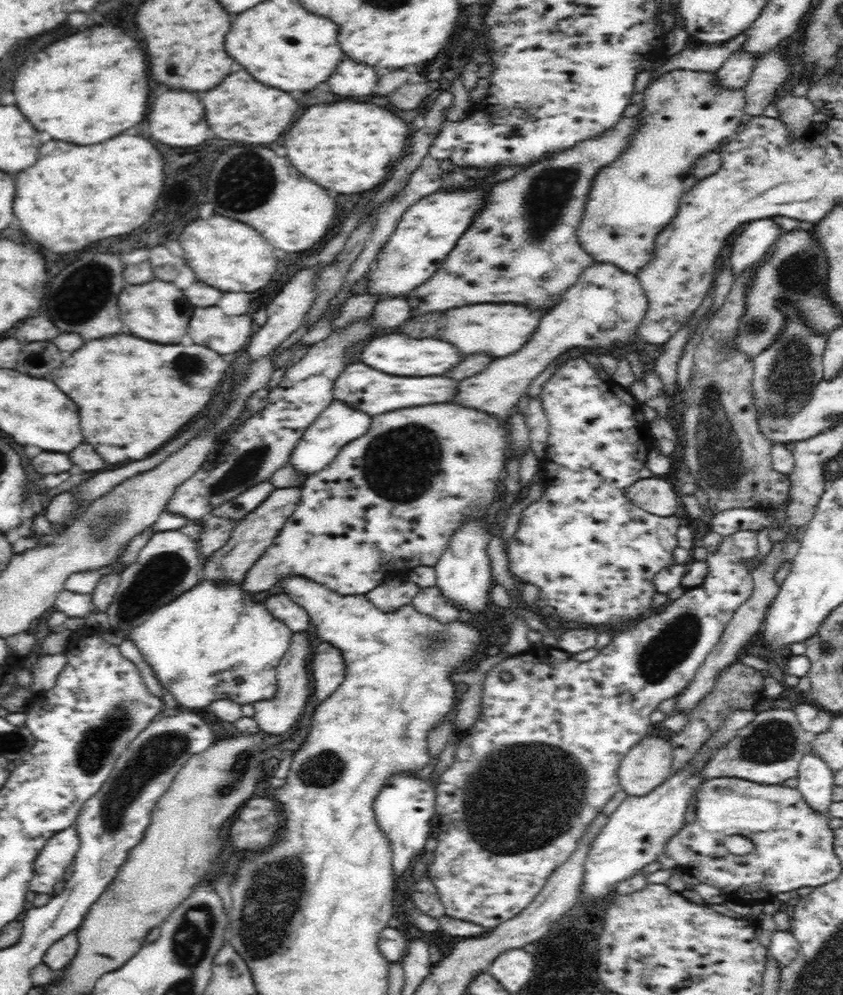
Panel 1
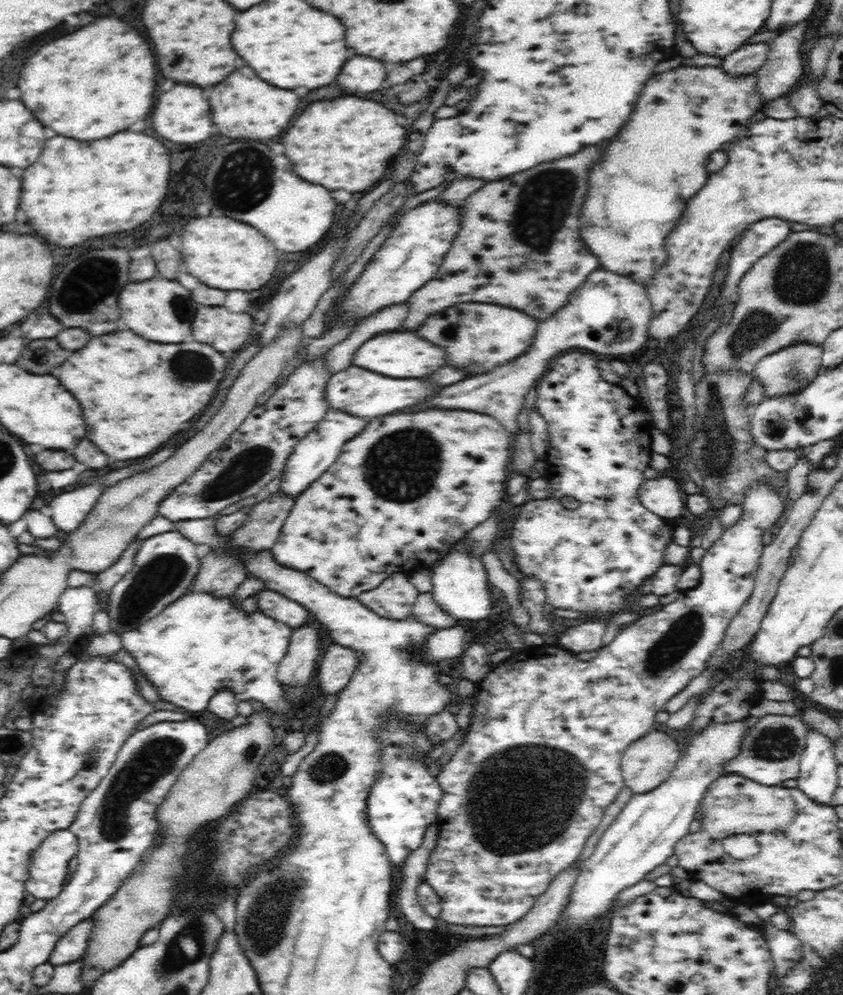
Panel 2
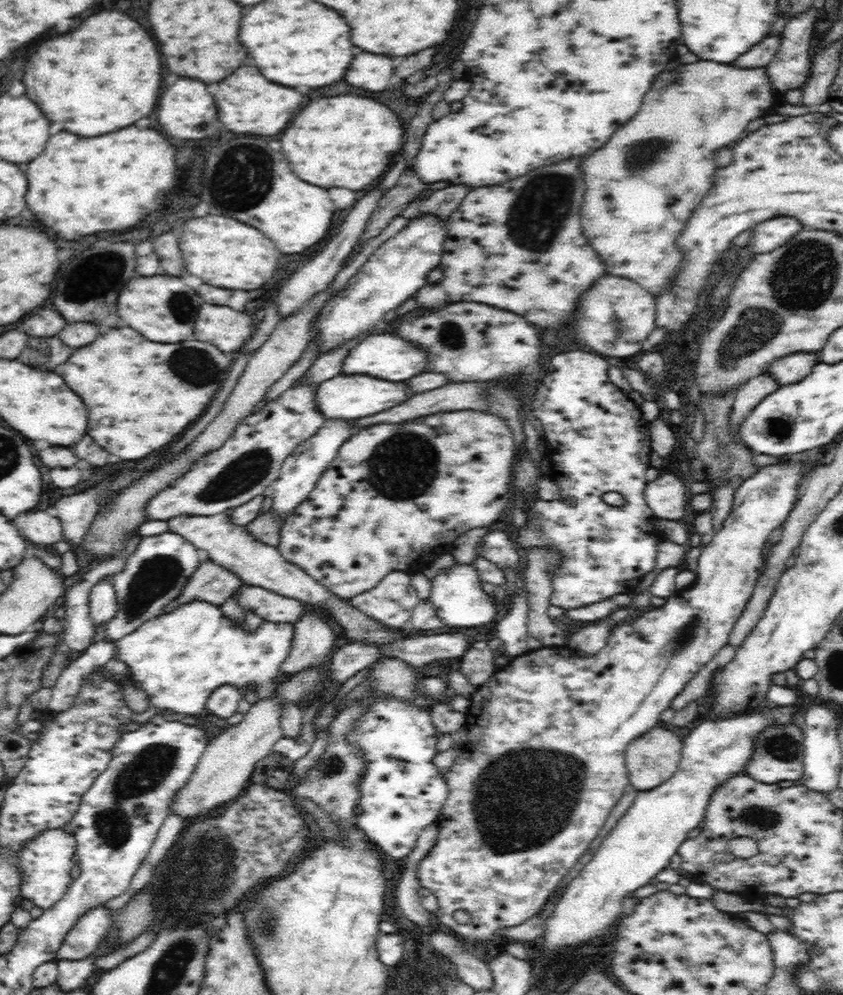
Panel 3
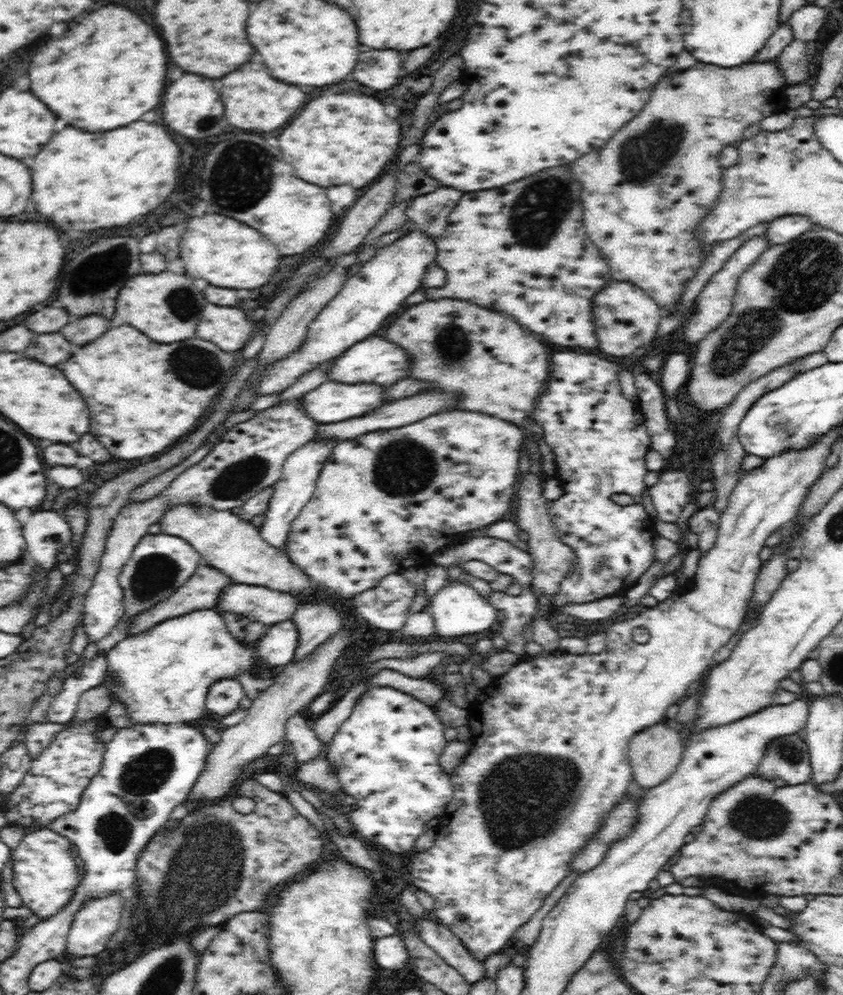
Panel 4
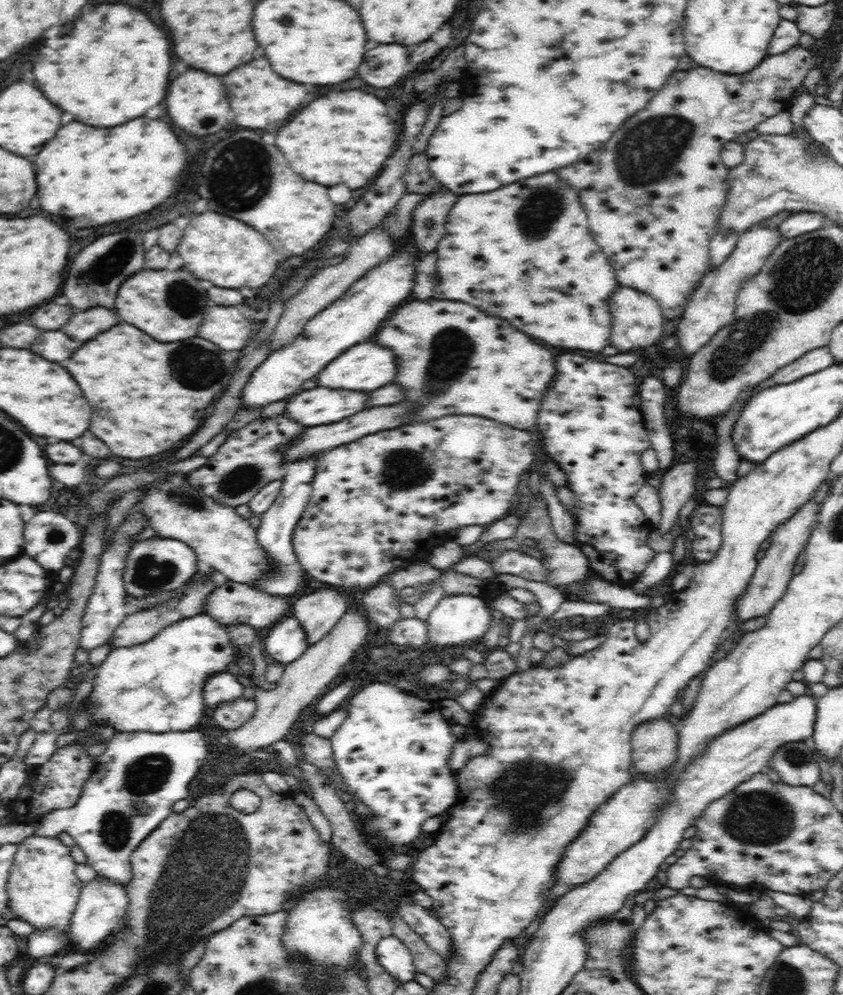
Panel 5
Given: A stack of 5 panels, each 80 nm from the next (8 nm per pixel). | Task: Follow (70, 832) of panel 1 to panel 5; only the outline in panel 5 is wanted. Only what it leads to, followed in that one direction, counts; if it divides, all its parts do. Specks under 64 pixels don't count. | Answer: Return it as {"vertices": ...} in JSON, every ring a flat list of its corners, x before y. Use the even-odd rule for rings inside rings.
{"vertices":[[38,836,25,838,17,848,16,856,7,878,9,911,15,912,15,924,31,924,34,931,56,927,69,934,71,916,86,882,74,873,77,862,71,856,70,847,58,837]]}

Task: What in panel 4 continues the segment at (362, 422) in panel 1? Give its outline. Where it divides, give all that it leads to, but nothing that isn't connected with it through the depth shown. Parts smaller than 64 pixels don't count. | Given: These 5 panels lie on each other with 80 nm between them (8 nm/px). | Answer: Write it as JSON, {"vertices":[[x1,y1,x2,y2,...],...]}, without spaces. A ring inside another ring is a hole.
{"vertices":[[330,437,327,439,312,439,288,455,288,458,283,462,282,476,273,484,269,507,265,512,264,522,259,527,260,536,266,543,285,552,290,525,302,508,305,507,305,504,312,498,322,466,326,464,328,456,332,454,334,446,338,443,338,439]]}

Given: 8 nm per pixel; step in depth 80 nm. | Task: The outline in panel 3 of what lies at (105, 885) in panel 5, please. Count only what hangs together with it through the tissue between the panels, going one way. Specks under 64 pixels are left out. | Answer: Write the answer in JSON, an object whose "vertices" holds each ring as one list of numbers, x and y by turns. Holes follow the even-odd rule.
{"vertices":[[104,904,82,914,62,941,56,960,73,961,90,956,105,940,113,916,114,910,106,908]]}

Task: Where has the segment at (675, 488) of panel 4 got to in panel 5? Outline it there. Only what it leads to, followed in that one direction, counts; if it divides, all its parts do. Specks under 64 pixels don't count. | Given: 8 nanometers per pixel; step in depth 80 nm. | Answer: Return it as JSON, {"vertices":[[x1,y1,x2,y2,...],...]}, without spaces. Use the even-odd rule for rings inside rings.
{"vertices":[[688,461,676,463,660,475,661,486,657,488,657,493,661,502,661,518,655,528,662,535,669,533,679,516,680,508,694,494,697,471,697,463]]}

